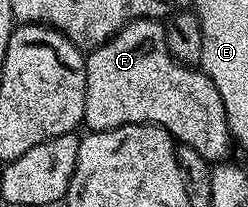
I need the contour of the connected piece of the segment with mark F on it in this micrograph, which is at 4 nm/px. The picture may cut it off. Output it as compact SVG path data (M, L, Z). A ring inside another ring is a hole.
M140 18L128 23L120 28L118 32L107 39L102 45L91 49L85 55L86 60L86 99L84 100L84 126L87 131L96 130L115 130L121 126L131 126L132 124L146 124L148 126L162 126L170 133L183 147L195 150L201 158L206 159L211 164L221 163L230 154L230 146L232 150L232 139L230 130L226 126L226 109L224 108L224 100L220 100L220 92L216 88L216 84L212 84L212 80L201 69L192 66L183 66L181 62L172 57L170 49L166 43L166 28L161 21L152 18Z

